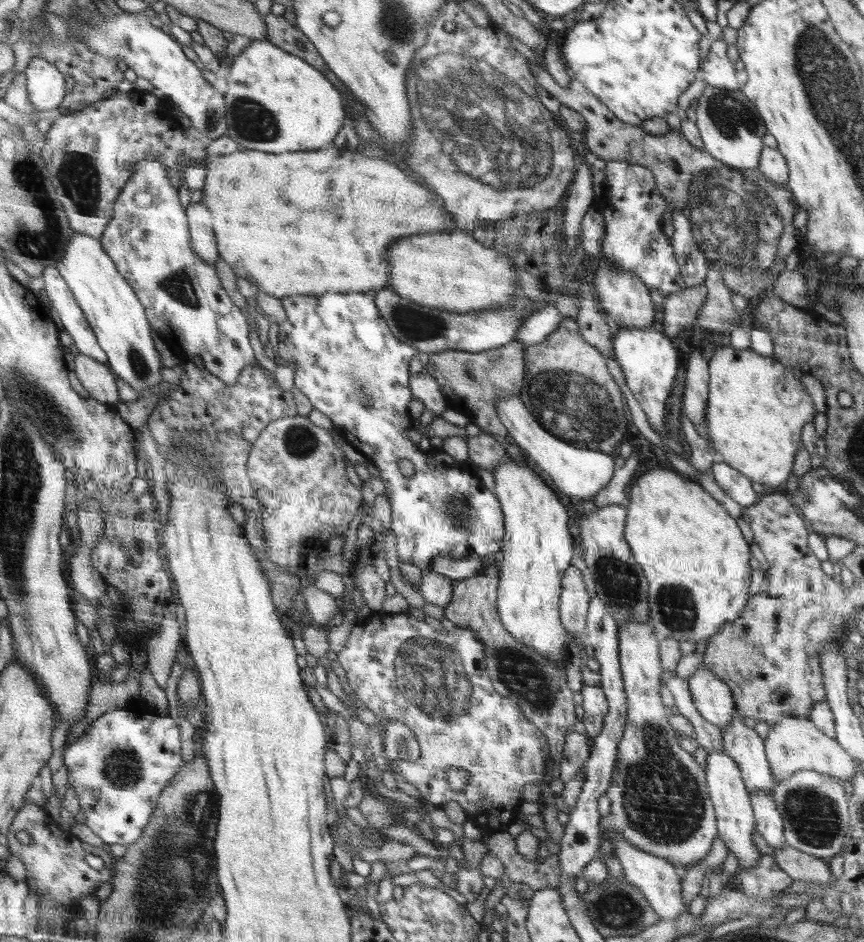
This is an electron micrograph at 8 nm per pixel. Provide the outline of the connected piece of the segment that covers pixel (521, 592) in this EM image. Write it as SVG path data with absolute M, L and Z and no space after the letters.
M516 452L512 454L512 460L508 462L502 462L500 466L494 468L494 492L496 496L499 496L500 504L503 505L504 516L506 517L506 534L504 535L504 560L502 560L502 566L499 569L499 589L498 589L498 612L500 618L502 618L503 628L518 642L526 644L528 648L534 648L538 654L546 656L550 662L554 662L556 666L564 660L564 656L567 654L567 645L569 635L564 629L560 621L560 612L558 606L560 605L561 591L562 591L562 578L564 572L570 567L570 560L572 560L572 538L568 534L568 516L566 516L566 510L564 506L558 502L558 498L554 496L554 492L546 486L546 482L530 468L522 462L522 458Z

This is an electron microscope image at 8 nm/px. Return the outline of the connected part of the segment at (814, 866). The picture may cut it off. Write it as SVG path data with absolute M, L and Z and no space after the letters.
M788 844L782 848L774 848L774 857L779 867L796 880L825 884L834 879L829 861L806 854Z

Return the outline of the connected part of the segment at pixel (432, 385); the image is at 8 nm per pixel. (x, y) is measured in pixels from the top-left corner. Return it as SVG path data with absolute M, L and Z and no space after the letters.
M426 370L413 373L410 386L412 400L420 400L425 406L424 411L432 412L437 417L444 414L444 408L448 407L444 395L440 392L437 381Z

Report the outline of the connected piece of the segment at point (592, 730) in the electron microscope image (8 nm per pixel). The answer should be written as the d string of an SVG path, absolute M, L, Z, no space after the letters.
M587 684L580 685L578 692L582 710L582 724L586 728L587 736L594 738L603 730L608 712L610 711L606 693L601 685L590 686Z

